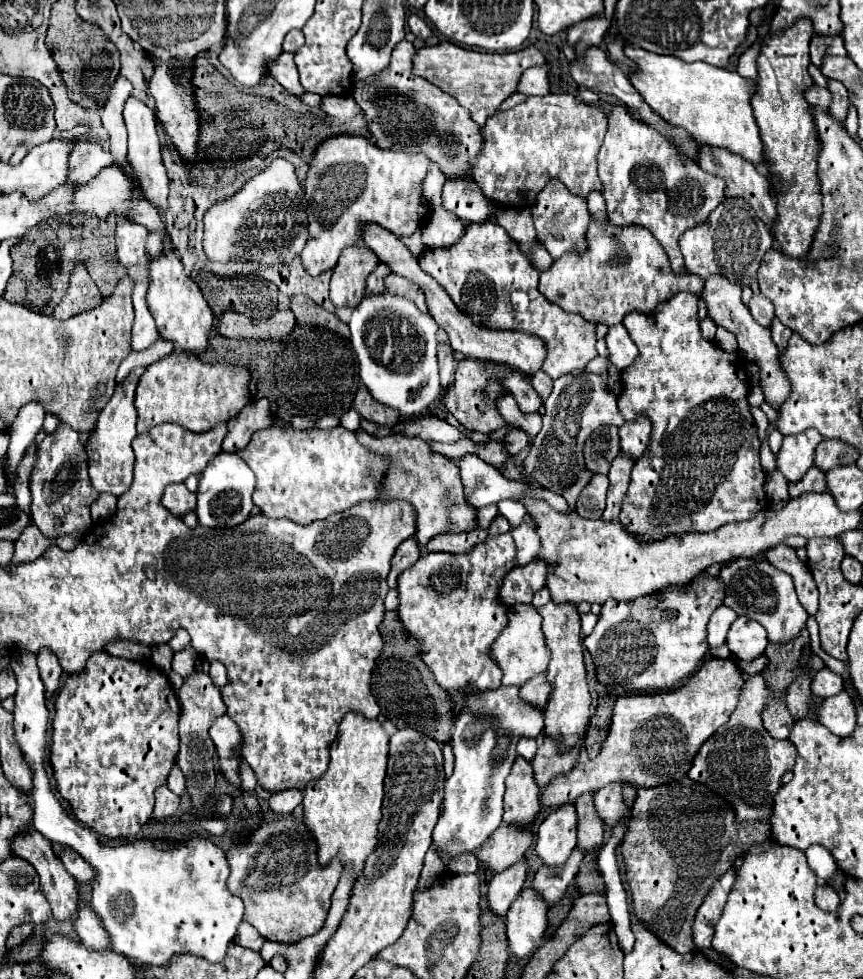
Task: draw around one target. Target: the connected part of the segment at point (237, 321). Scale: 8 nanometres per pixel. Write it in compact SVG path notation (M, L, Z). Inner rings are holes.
M226 311L218 319L218 331L230 339L272 339L278 341L292 333L296 325L292 311L276 311L266 319L250 319L246 315Z

